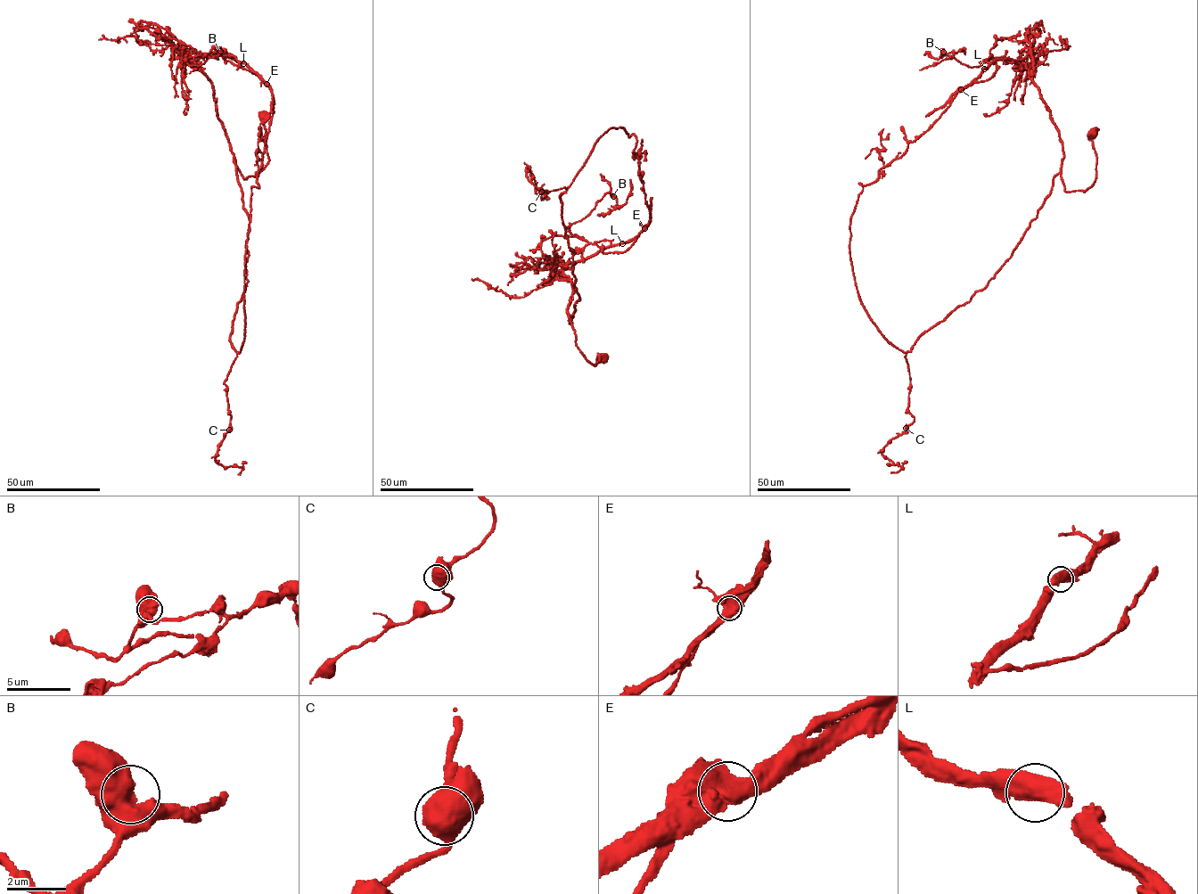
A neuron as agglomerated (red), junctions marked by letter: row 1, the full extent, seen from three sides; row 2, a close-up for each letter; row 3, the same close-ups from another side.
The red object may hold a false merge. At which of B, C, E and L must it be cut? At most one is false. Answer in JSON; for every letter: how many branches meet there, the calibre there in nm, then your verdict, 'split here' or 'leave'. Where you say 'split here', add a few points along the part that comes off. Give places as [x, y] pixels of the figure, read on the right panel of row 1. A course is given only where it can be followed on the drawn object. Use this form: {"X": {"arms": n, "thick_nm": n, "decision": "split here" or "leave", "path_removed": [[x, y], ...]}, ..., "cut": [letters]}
{"B": {"arms": 2, "thick_nm": 750, "decision": "leave"}, "C": {"arms": 2, "thick_nm": 700, "decision": "leave"}, "E": {"arms": 2, "thick_nm": 700, "decision": "split here", "path_removed": [[961, 89], [996, 60], [1010, 59], [1021, 65], [1008, 102], [988, 116], [983, 113]]}, "L": {"arms": 2, "thick_nm": 600, "decision": "leave"}, "cut": ["E"]}

